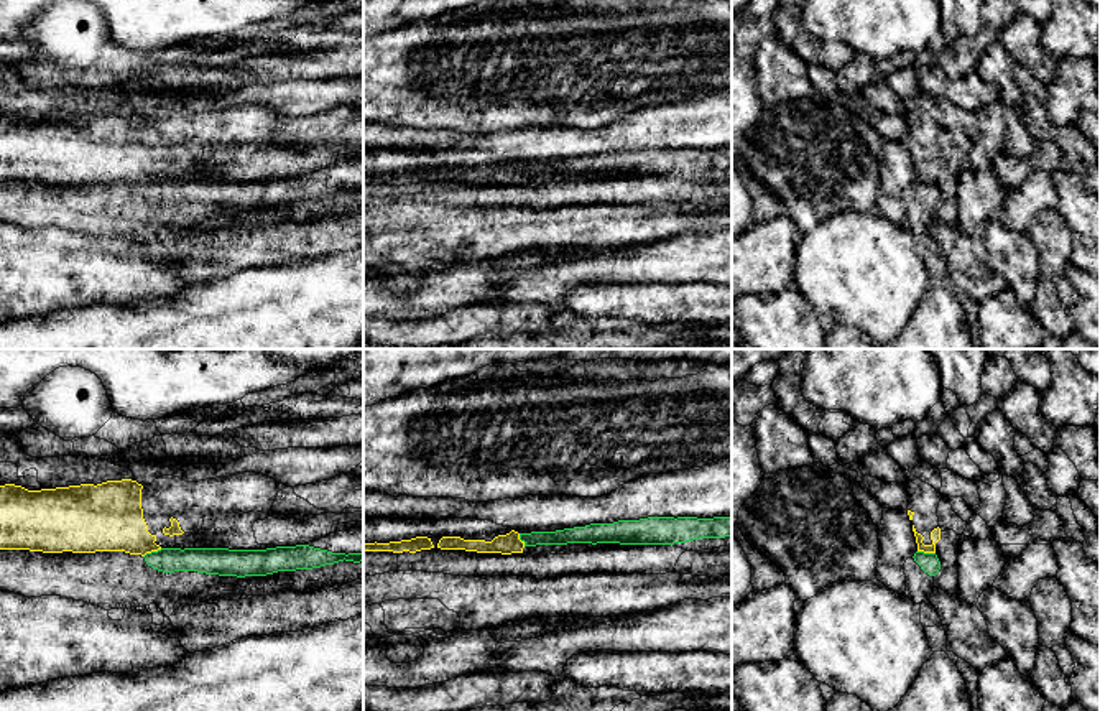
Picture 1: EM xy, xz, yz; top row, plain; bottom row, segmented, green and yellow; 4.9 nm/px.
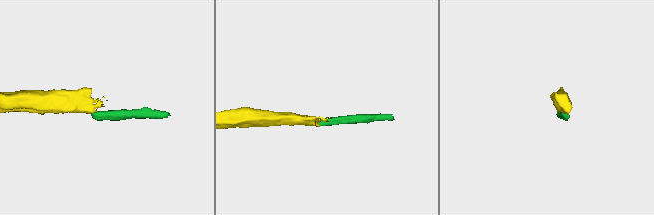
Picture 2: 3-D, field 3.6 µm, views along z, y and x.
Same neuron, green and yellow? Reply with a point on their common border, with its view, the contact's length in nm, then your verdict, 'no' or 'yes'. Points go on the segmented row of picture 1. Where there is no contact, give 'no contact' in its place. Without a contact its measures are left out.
contact xy (152, 552); length 100 nm; no

